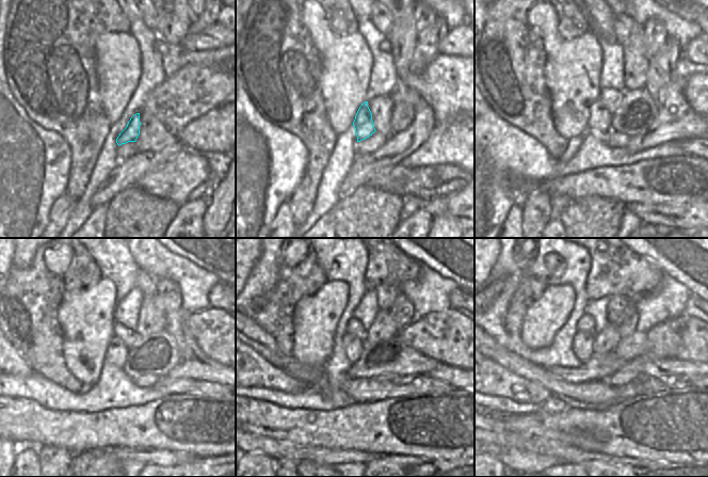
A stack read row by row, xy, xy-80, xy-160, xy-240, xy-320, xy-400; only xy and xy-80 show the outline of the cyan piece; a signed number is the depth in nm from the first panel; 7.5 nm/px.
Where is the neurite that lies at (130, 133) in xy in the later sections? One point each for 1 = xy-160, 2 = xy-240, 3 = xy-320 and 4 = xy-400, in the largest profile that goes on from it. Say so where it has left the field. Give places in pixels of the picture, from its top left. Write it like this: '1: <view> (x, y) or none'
1: xy-160 (599, 121)
2: xy-240 (116, 353)
3: xy-320 (353, 347)
4: xy-400 (582, 342)

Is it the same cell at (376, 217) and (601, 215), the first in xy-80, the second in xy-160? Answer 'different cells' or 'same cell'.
same cell

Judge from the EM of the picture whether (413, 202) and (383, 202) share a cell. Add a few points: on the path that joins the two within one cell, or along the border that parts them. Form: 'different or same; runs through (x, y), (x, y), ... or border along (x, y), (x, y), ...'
different; border along (402, 197), (403, 205), (399, 220)

